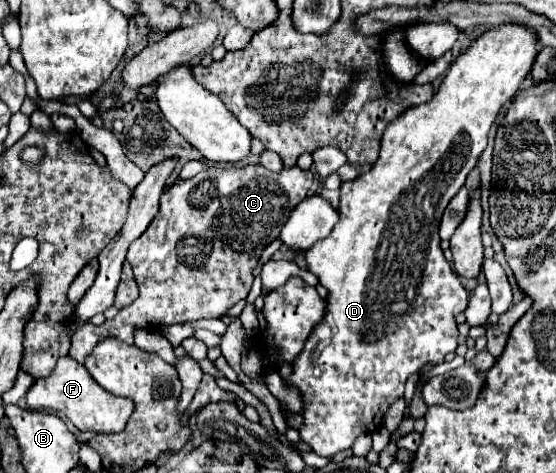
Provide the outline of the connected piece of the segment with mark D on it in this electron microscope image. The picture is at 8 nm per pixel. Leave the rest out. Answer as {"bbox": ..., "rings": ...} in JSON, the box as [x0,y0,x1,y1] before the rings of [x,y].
{"bbox":[286,23,538,457],"rings":[[[508,23],[508,25],[498,25],[482,35],[478,35],[472,45],[462,51],[456,61],[450,65],[450,71],[446,73],[446,77],[442,79],[438,91],[434,93],[432,101],[410,107],[408,111],[404,111],[398,119],[394,119],[384,135],[382,135],[382,147],[380,147],[380,157],[378,161],[372,165],[372,169],[368,173],[362,173],[358,179],[346,181],[342,183],[340,189],[340,207],[338,211],[342,213],[342,221],[338,221],[338,225],[334,227],[334,233],[330,233],[330,237],[326,237],[326,241],[318,241],[318,245],[314,245],[314,249],[306,251],[306,263],[308,269],[312,273],[318,275],[320,283],[330,291],[326,303],[328,303],[328,313],[324,317],[324,321],[320,325],[316,325],[314,333],[308,337],[306,347],[302,349],[302,353],[298,355],[298,359],[294,361],[294,373],[290,379],[286,379],[288,385],[296,385],[302,395],[304,395],[304,427],[300,429],[302,441],[306,441],[314,453],[322,455],[322,457],[332,457],[338,451],[350,449],[352,443],[356,441],[356,437],[360,437],[362,433],[374,433],[382,421],[384,415],[388,411],[388,407],[404,395],[404,383],[412,373],[418,373],[426,363],[442,363],[444,355],[456,349],[456,339],[458,339],[458,323],[456,323],[456,315],[466,311],[468,305],[468,291],[462,287],[458,275],[452,271],[450,263],[446,261],[442,249],[440,249],[440,237],[438,237],[438,227],[440,227],[440,217],[448,205],[448,201],[454,197],[454,193],[458,193],[458,189],[464,185],[466,175],[476,167],[478,157],[482,155],[482,151],[486,149],[486,137],[488,131],[496,119],[496,115],[500,113],[500,109],[516,95],[516,91],[520,89],[520,85],[524,83],[524,79],[530,75],[532,65],[536,61],[538,55],[538,35],[534,33],[534,29],[528,29],[522,23]]]}

